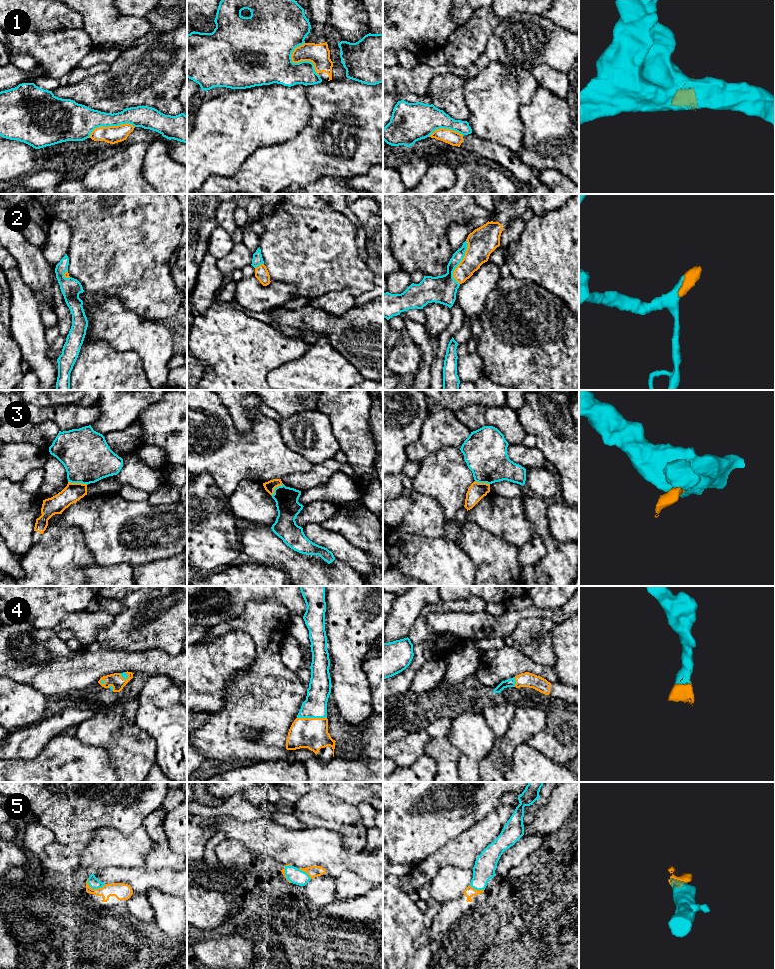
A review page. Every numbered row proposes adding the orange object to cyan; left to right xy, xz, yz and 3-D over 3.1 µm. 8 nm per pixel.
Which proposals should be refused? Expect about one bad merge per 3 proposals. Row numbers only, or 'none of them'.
1, 3

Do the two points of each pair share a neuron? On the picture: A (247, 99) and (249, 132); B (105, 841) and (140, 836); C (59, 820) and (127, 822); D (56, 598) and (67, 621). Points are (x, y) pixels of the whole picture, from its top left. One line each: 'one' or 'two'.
A: one
B: one
C: one
D: two

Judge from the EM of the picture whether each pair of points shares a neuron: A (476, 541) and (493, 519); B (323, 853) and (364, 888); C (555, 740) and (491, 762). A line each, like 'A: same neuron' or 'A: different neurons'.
A: different neurons
B: different neurons
C: different neurons

